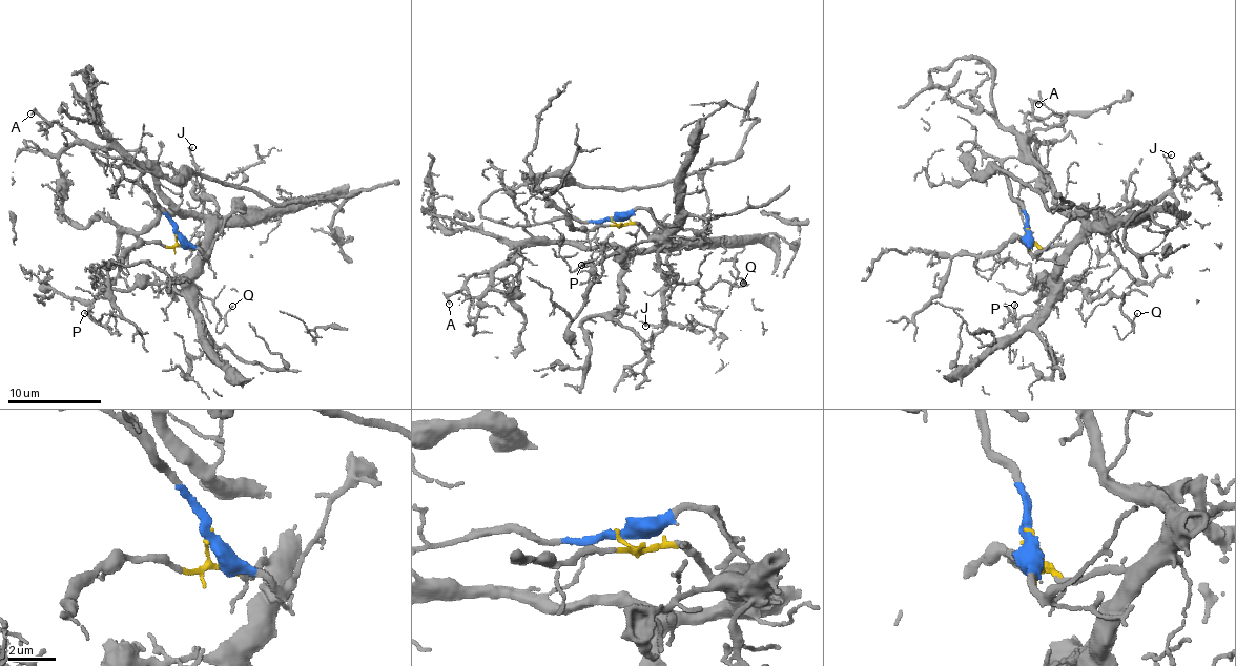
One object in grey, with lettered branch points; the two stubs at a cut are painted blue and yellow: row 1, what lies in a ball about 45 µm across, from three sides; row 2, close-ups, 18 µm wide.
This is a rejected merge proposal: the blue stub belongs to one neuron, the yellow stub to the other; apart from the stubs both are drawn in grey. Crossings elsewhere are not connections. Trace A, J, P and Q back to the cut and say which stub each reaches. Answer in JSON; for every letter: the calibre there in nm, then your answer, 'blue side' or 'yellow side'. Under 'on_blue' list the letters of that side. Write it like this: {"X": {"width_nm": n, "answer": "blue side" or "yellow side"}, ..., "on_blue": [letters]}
{"A": {"width_nm": 150, "answer": "yellow side"}, "J": {"width_nm": 110, "answer": "yellow side"}, "P": {"width_nm": 140, "answer": "yellow side"}, "Q": {"width_nm": 90, "answer": "yellow side"}, "on_blue": []}

